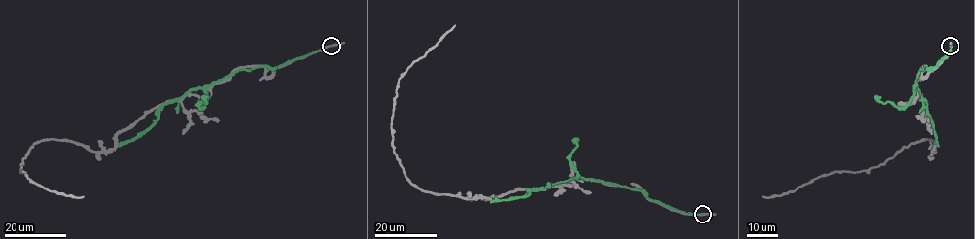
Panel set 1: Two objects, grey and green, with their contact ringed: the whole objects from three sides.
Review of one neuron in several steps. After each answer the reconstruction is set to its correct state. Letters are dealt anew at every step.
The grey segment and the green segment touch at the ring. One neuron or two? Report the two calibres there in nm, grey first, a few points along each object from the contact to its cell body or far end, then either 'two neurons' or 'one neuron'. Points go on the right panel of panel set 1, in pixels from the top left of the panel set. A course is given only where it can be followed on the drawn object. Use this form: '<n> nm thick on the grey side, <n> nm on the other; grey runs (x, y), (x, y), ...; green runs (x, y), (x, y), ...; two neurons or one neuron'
320 nm thick on the grey side, 140 nm on the other; grey runs (950, 46), (916, 82), (934, 152), (924, 139), (868, 170), (763, 196); green runs (950, 46), (936, 65), (920, 70), (915, 85), (926, 102), (938, 146); two neurons

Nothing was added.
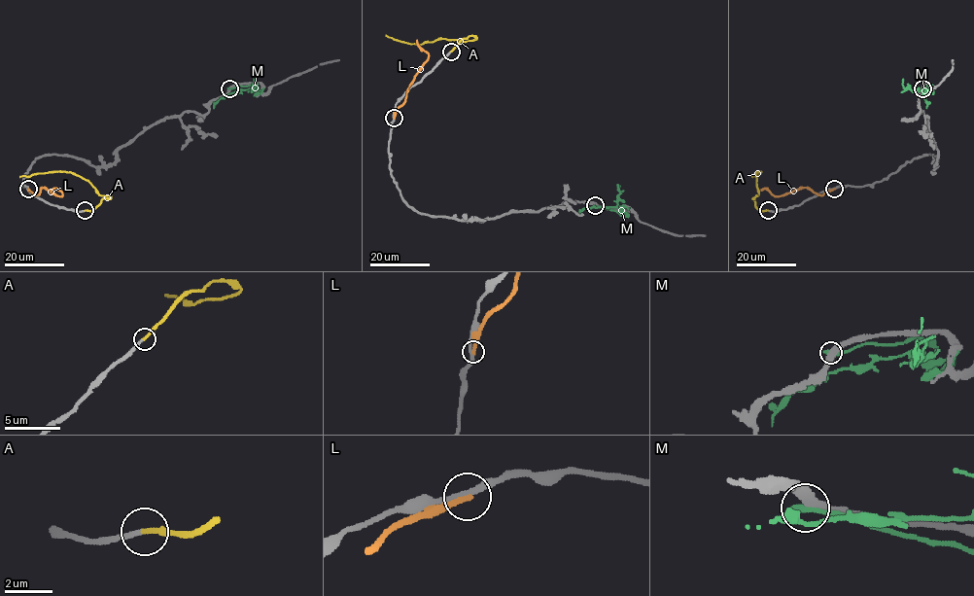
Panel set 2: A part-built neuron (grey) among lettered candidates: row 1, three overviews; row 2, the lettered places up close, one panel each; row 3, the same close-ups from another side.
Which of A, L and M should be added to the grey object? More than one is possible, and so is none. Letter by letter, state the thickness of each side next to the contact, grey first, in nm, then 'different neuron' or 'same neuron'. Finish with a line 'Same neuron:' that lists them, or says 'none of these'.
A: 190/180 nm | same neuron
L: 240/240 nm | different neuron
M: 360/280 nm | different neuron
Same neuron: A

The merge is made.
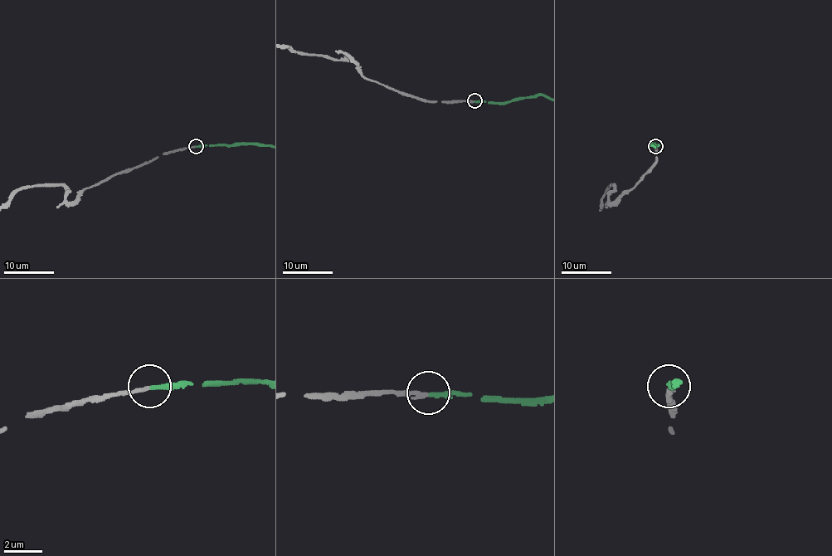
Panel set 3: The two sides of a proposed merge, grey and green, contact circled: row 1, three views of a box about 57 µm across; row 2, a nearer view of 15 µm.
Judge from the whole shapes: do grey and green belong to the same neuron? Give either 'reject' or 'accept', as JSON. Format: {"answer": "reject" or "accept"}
{"answer": "accept"}

